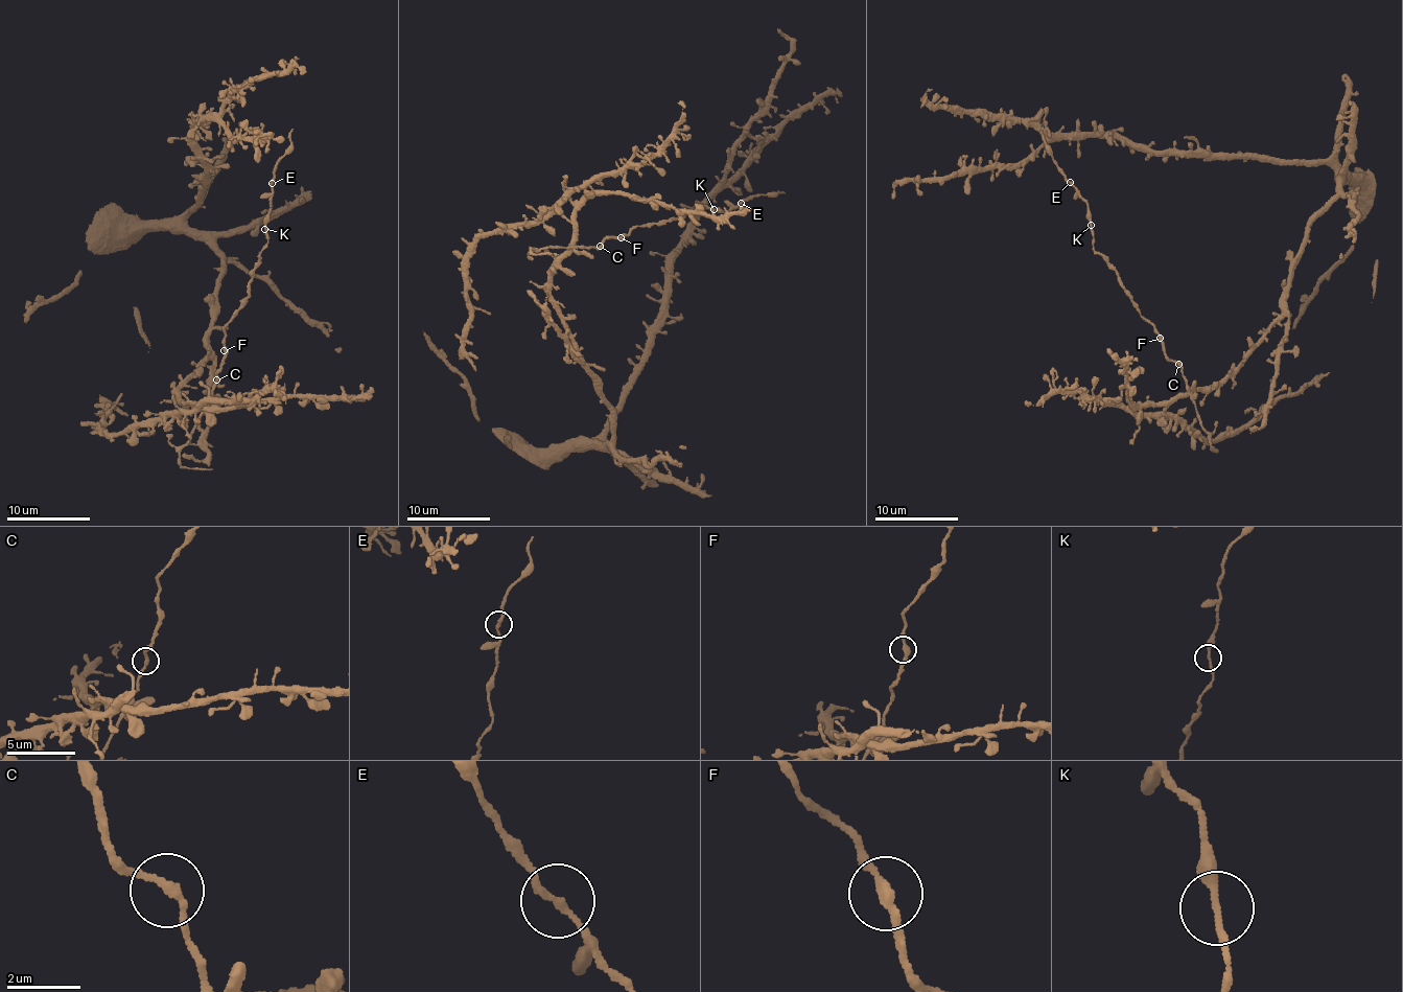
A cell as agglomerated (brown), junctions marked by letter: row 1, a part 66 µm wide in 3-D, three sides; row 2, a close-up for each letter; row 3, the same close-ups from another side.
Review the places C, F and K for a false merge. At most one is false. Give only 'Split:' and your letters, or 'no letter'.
Split: no letter

